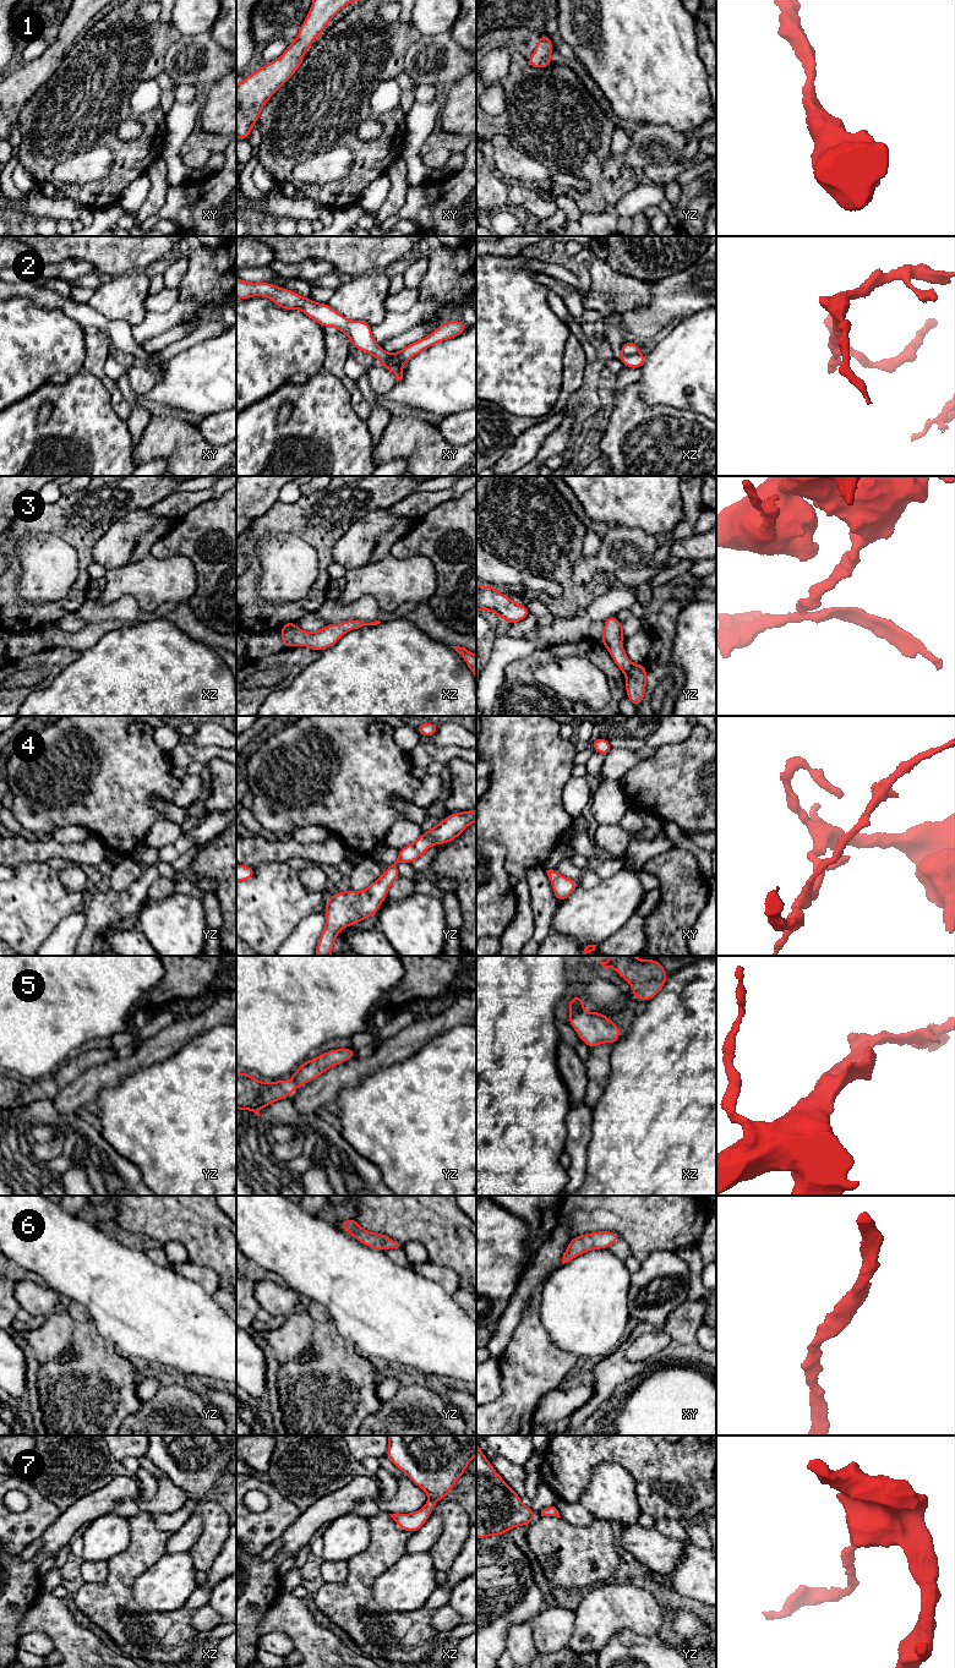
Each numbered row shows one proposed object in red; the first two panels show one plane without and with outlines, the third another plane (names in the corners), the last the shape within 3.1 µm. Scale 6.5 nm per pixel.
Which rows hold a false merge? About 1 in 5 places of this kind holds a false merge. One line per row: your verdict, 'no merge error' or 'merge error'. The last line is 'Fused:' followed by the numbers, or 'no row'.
1: no merge error
2: merge error
3: merge error
4: no merge error
5: no merge error
6: no merge error
7: no merge error
Fused: 2, 3

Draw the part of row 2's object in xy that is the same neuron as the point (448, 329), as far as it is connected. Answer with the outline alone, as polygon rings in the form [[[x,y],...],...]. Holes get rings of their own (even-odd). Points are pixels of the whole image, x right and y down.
[[[446,321],[440,324],[435,332],[429,334],[427,337],[406,345],[400,351],[393,354],[388,361],[381,360],[378,366],[386,366],[387,363],[397,363],[403,366],[406,361],[409,361],[415,355],[426,350],[427,348],[441,343],[443,340],[455,338],[466,330],[468,324],[462,321]]]

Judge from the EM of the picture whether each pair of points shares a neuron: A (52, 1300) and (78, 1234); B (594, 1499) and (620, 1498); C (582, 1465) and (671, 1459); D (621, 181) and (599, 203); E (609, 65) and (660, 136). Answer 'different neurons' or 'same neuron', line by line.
A: different neurons
B: same neuron
C: same neuron
D: same neuron
E: different neurons

